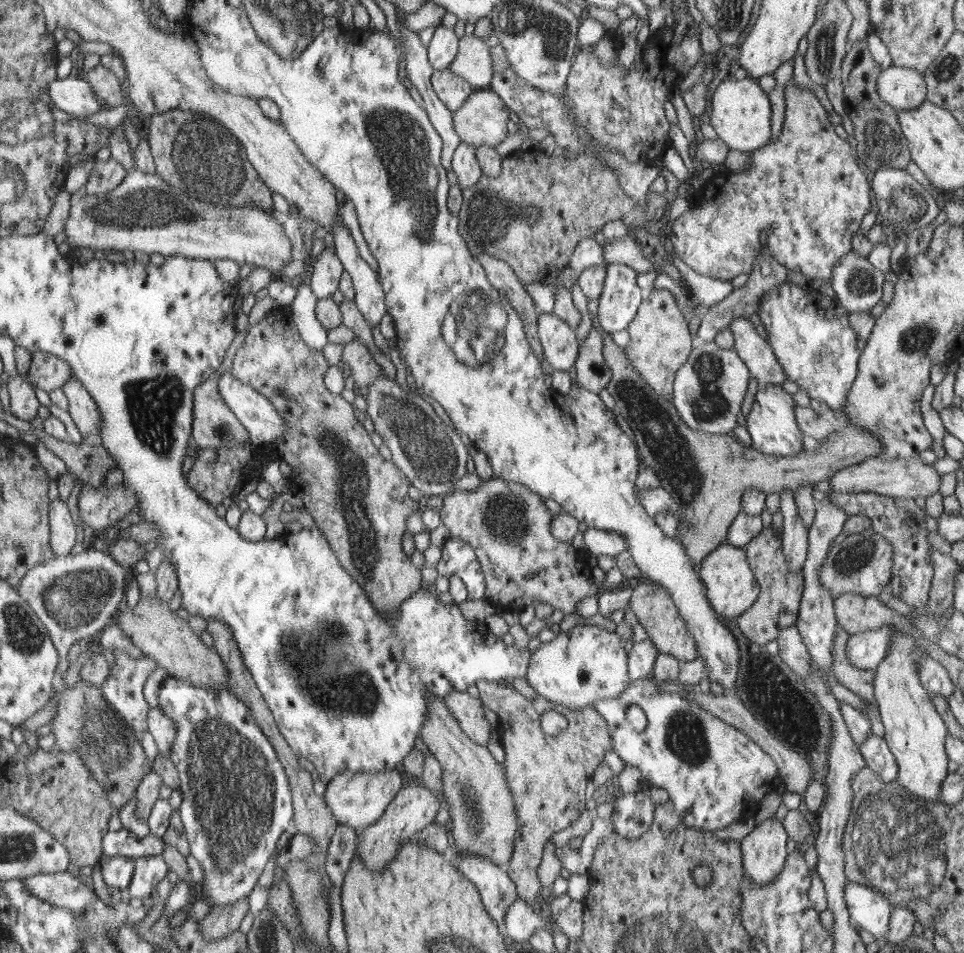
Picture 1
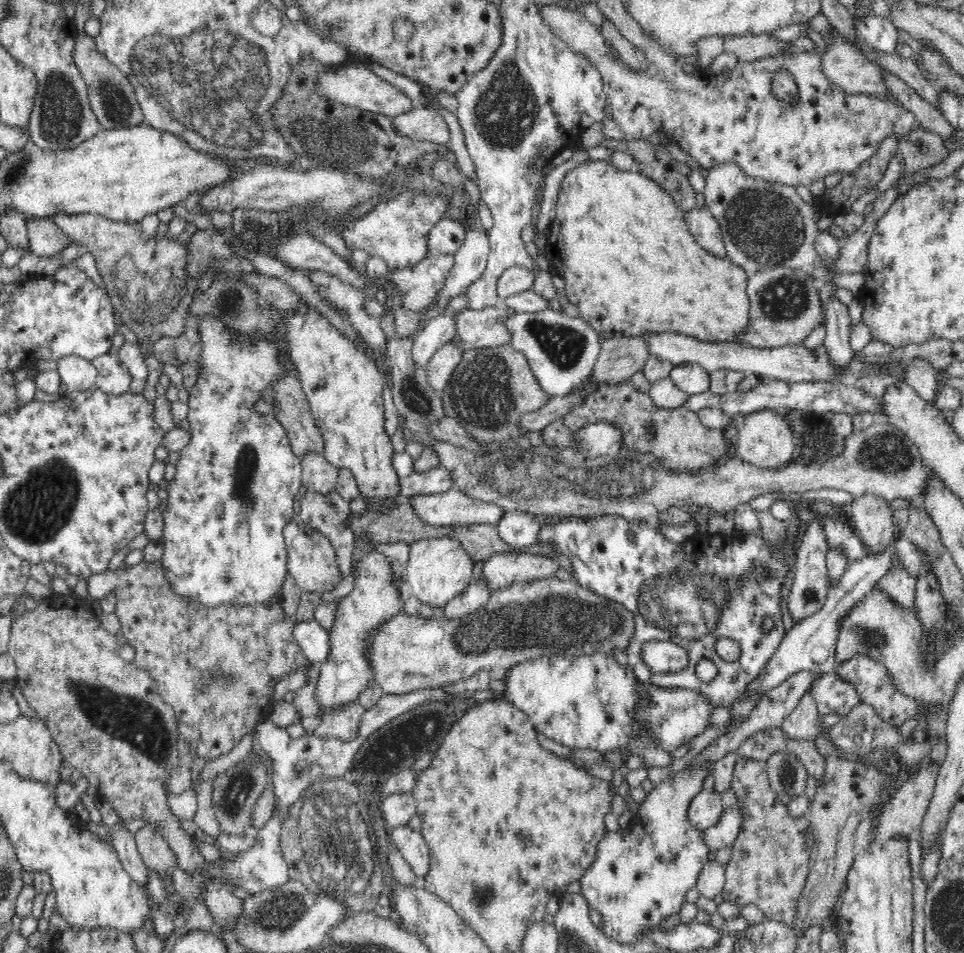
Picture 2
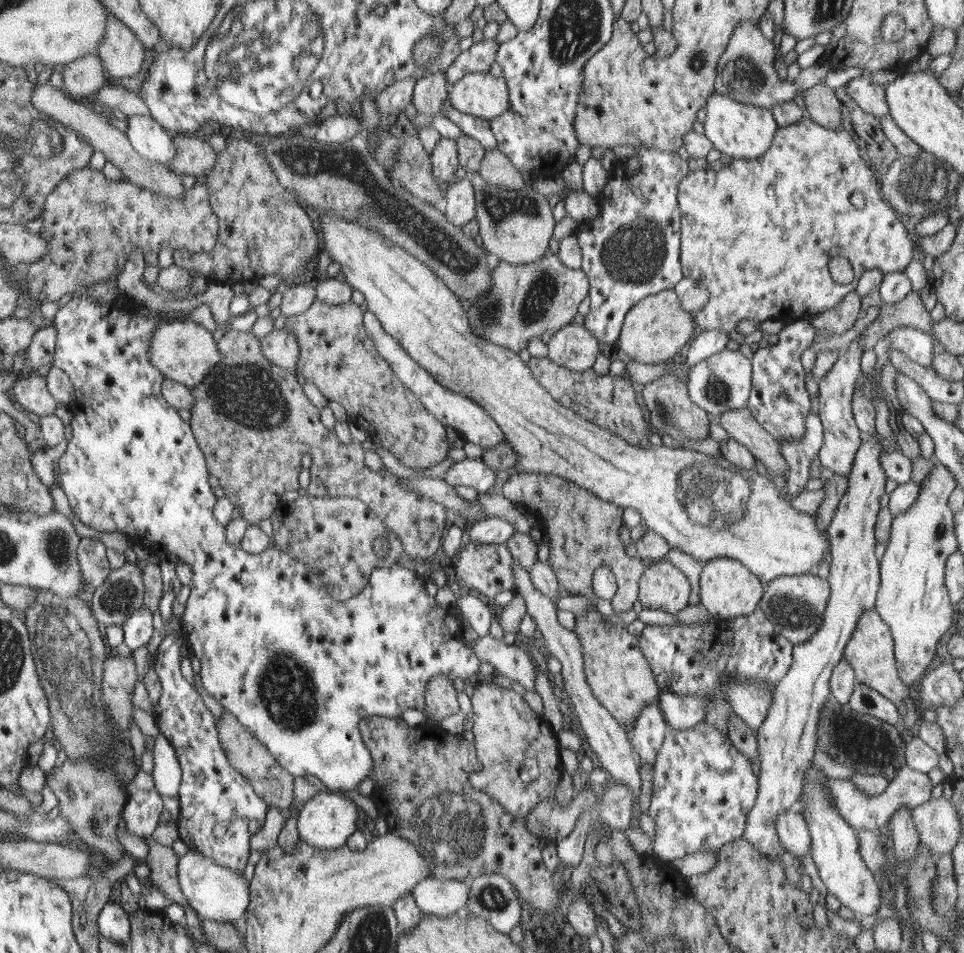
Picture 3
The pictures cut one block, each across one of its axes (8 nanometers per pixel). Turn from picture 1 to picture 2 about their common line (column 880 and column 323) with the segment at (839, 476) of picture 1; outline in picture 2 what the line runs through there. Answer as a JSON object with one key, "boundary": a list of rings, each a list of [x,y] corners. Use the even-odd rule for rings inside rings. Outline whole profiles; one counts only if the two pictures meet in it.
{"boundary":[[[308,453],[301,458],[302,486],[312,492],[328,494],[335,490],[339,470],[324,459],[322,454]]]}

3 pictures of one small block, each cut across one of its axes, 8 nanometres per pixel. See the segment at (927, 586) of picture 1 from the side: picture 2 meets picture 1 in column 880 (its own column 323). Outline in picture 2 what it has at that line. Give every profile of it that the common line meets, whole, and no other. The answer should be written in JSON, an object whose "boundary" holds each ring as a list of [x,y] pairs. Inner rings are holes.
{"boundary":[[[307,490],[300,496],[299,516],[302,522],[310,528],[324,534],[330,538],[331,545],[336,551],[336,564],[341,572],[341,578],[350,576],[350,569],[353,560],[353,550],[355,549],[355,537],[351,528],[346,524],[351,518],[350,503],[344,500],[335,490],[322,494]]]}

